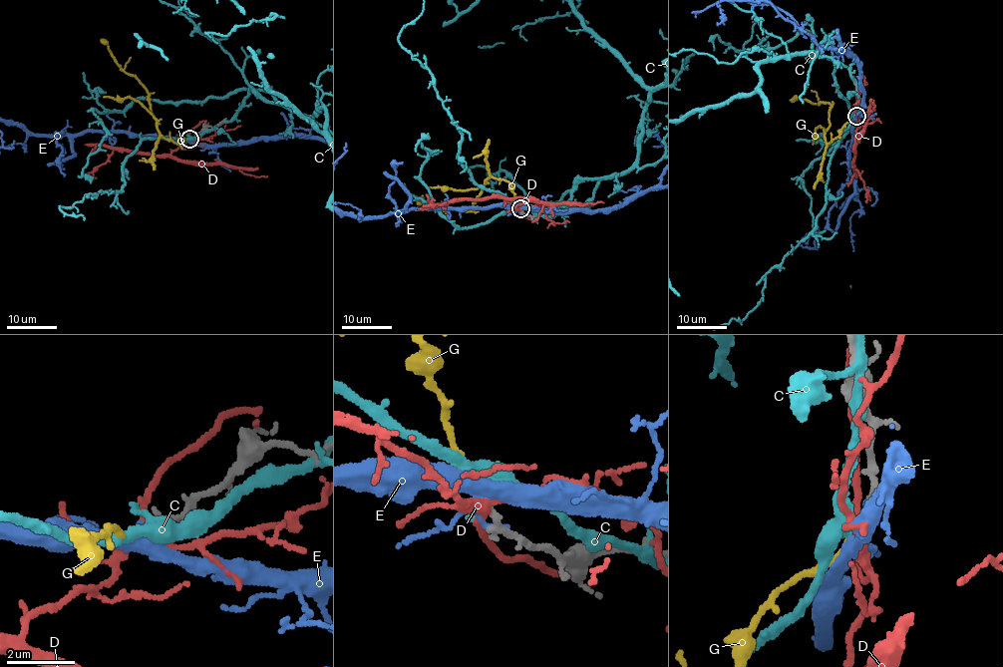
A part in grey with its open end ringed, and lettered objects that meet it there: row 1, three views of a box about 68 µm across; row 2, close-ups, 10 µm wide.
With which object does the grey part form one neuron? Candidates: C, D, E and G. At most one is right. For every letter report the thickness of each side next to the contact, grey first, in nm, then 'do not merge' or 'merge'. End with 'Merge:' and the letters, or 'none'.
C: 200 nm thick on the grey side, 300 nm on the other; do not merge
D: 240 nm thick on the grey side, 240 nm on the other; do not merge
E: 190 nm thick on the grey side, 190 nm on the other; do not merge
G: 180 nm thick on the grey side, 160 nm on the other; merge
Merge: G

